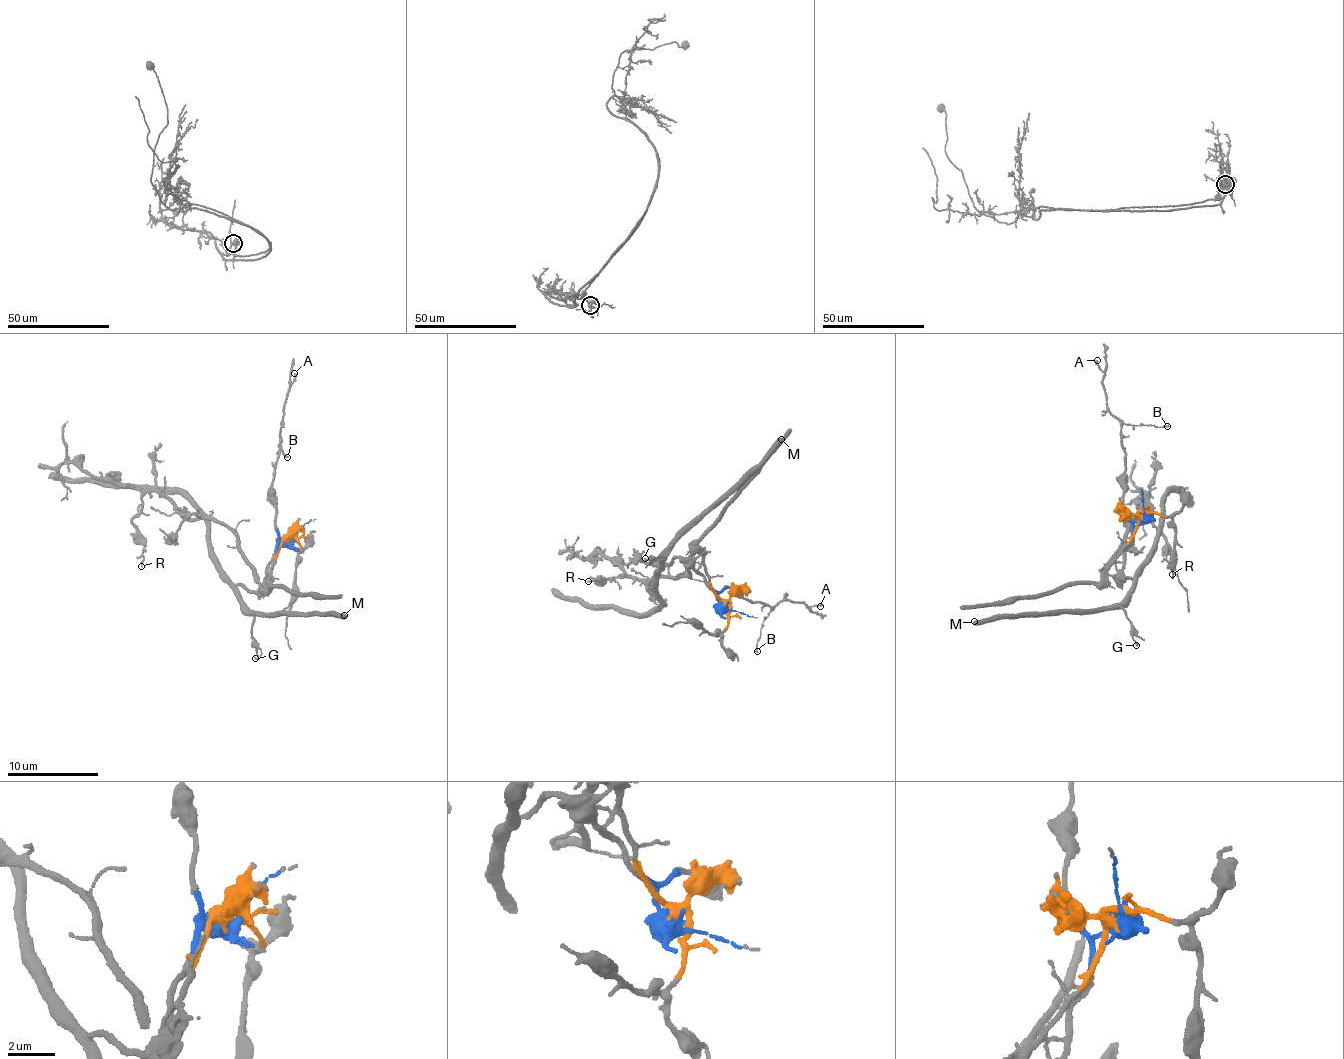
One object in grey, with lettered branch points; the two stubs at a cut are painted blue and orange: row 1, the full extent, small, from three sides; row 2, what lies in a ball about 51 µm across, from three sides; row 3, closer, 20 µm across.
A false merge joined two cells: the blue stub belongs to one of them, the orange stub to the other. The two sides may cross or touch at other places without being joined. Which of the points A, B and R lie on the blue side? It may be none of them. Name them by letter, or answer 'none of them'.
A, B

